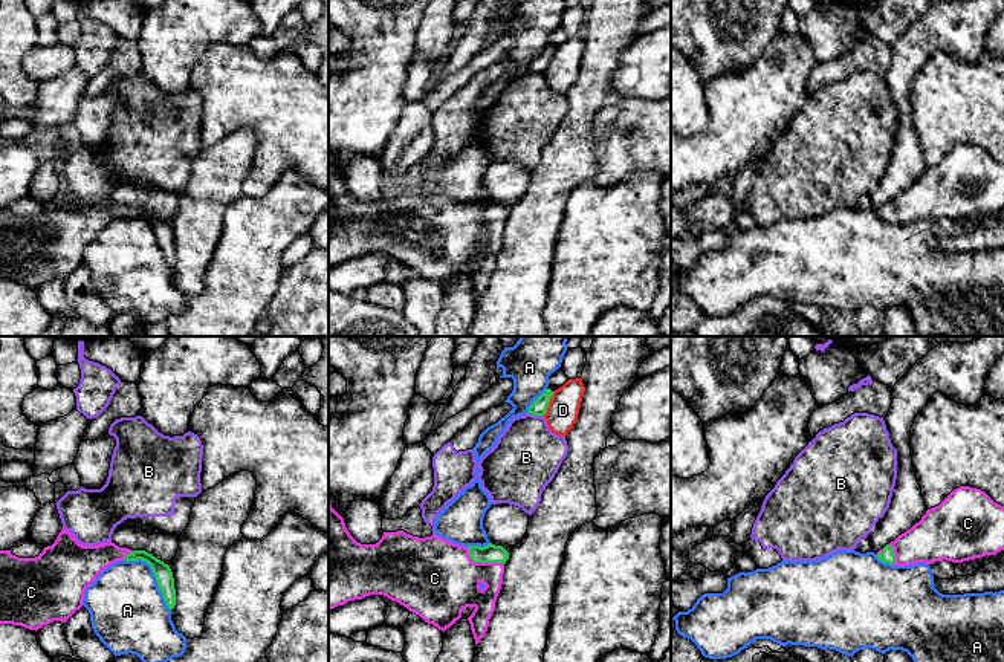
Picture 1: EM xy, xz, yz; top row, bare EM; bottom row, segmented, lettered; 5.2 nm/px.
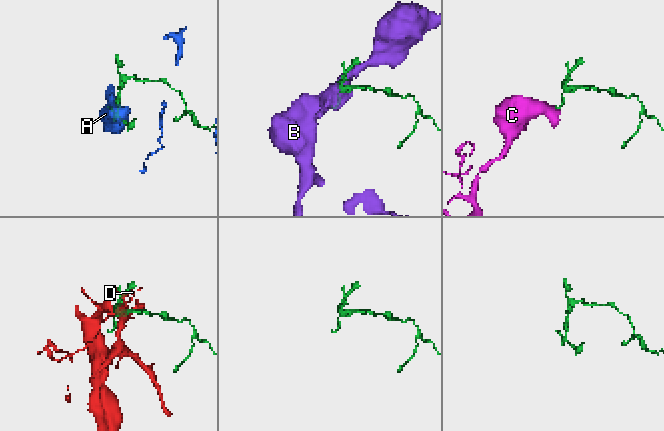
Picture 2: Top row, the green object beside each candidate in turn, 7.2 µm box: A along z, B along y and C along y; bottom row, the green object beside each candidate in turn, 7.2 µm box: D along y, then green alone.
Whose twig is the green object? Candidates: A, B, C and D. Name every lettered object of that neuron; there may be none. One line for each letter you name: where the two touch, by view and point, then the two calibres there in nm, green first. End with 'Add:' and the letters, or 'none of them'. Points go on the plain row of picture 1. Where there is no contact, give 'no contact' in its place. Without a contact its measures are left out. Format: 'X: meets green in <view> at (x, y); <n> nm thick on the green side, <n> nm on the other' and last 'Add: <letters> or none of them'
C: meets green in xz at (482, 219); 100 nm thick on the green side, 400 nm on the other
Add: C

